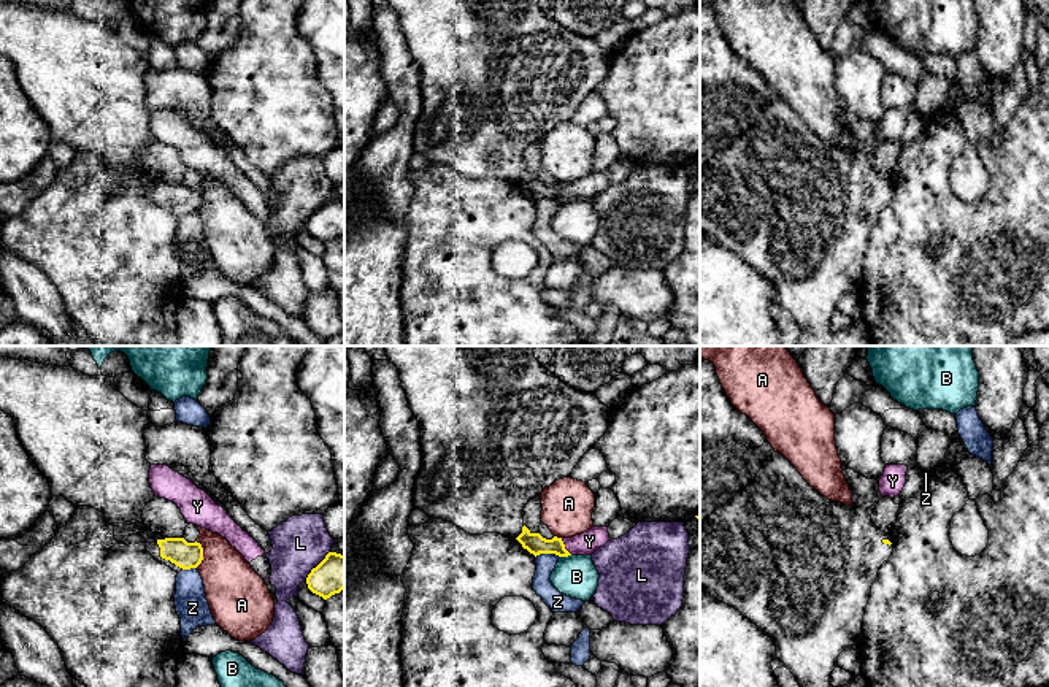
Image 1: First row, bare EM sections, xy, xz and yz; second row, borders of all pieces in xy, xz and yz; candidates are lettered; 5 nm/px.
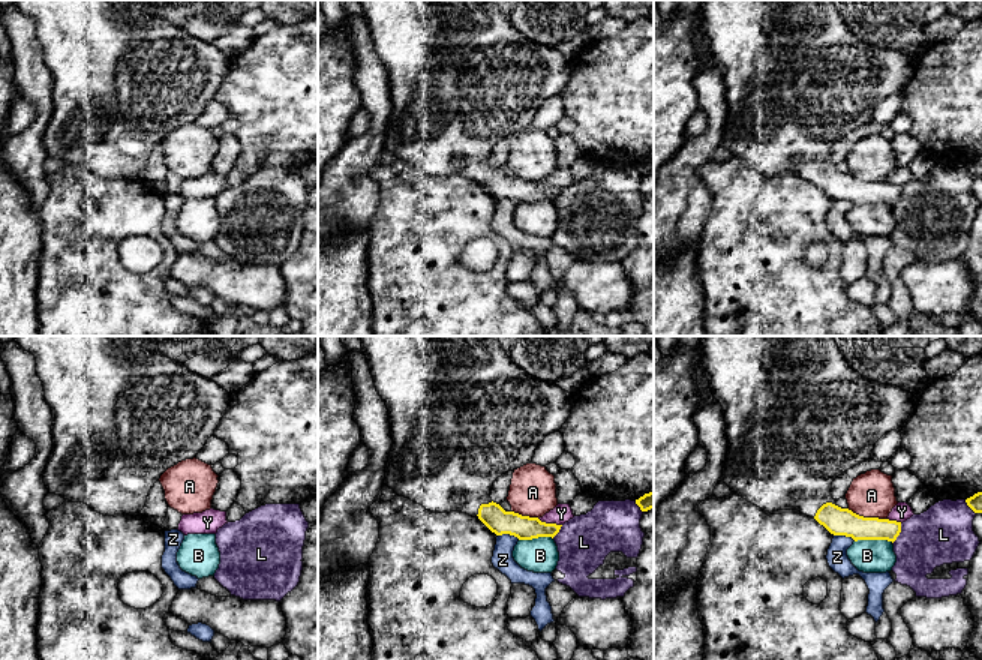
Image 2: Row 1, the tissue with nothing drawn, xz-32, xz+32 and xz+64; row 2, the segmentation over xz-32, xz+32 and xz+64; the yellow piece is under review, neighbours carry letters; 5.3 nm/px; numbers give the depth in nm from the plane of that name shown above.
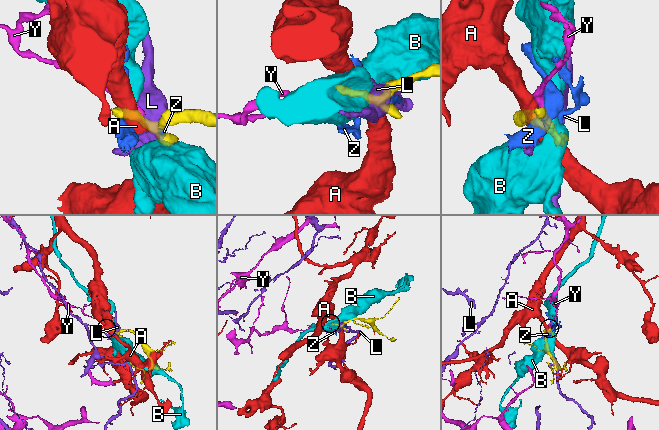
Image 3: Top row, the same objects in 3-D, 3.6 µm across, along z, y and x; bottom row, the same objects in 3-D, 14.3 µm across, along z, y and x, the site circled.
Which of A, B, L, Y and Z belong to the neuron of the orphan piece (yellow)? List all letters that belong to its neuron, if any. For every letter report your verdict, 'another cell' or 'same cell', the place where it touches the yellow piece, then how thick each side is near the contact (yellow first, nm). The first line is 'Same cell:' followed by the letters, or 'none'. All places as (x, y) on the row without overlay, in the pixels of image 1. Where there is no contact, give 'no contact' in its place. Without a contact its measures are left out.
Same cell: none
A: another cell | xy (202, 199) | 140/280 nm
B: another cell | xz (565, 200) | 100/220 nm
L: another cell | xy (318, 210) | 180/280 nm
Y: another cell | xz (564, 191) | 100/120 nm
Z: another cell | xz (546, 197) | 100/100 nm

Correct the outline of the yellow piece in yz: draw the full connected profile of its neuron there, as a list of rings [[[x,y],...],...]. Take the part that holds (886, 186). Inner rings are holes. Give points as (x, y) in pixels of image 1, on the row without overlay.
[[[773,97],[757,121],[700,170],[700,233],[740,255],[771,282],[776,303],[800,330],[795,346],[873,346],[863,320],[843,332],[833,332],[830,322],[840,298],[860,284],[871,230],[881,209],[890,203],[893,189],[892,181],[871,165],[882,143],[879,124],[866,124],[844,106],[841,113],[852,135],[851,151],[825,143],[782,98]]]

